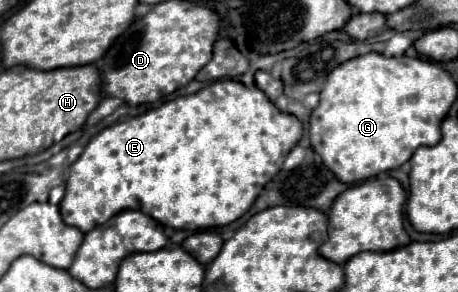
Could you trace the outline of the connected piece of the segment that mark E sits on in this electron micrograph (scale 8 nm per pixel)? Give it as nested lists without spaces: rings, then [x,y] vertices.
[[[229,78],[227,80],[215,80],[213,84],[201,88],[195,94],[179,96],[179,98],[175,98],[171,102],[161,104],[159,108],[153,108],[153,110],[145,112],[145,114],[127,118],[127,120],[123,120],[119,124],[113,124],[113,126],[105,128],[95,138],[91,138],[91,142],[85,146],[83,154],[77,158],[77,162],[69,170],[69,178],[67,178],[67,184],[65,184],[65,196],[63,196],[61,204],[59,204],[61,218],[65,220],[65,224],[75,226],[81,232],[89,232],[89,230],[105,224],[105,220],[109,220],[111,216],[115,216],[121,210],[145,212],[147,216],[153,216],[157,222],[161,222],[165,226],[171,226],[171,228],[177,228],[177,230],[195,232],[195,230],[209,230],[209,228],[225,226],[225,224],[241,218],[251,208],[251,204],[255,202],[255,198],[263,190],[263,186],[281,170],[285,156],[291,152],[293,146],[297,146],[301,134],[303,134],[303,124],[293,114],[285,114],[285,112],[277,110],[275,104],[269,102],[269,98],[259,88],[247,88],[241,82],[229,80]]]

